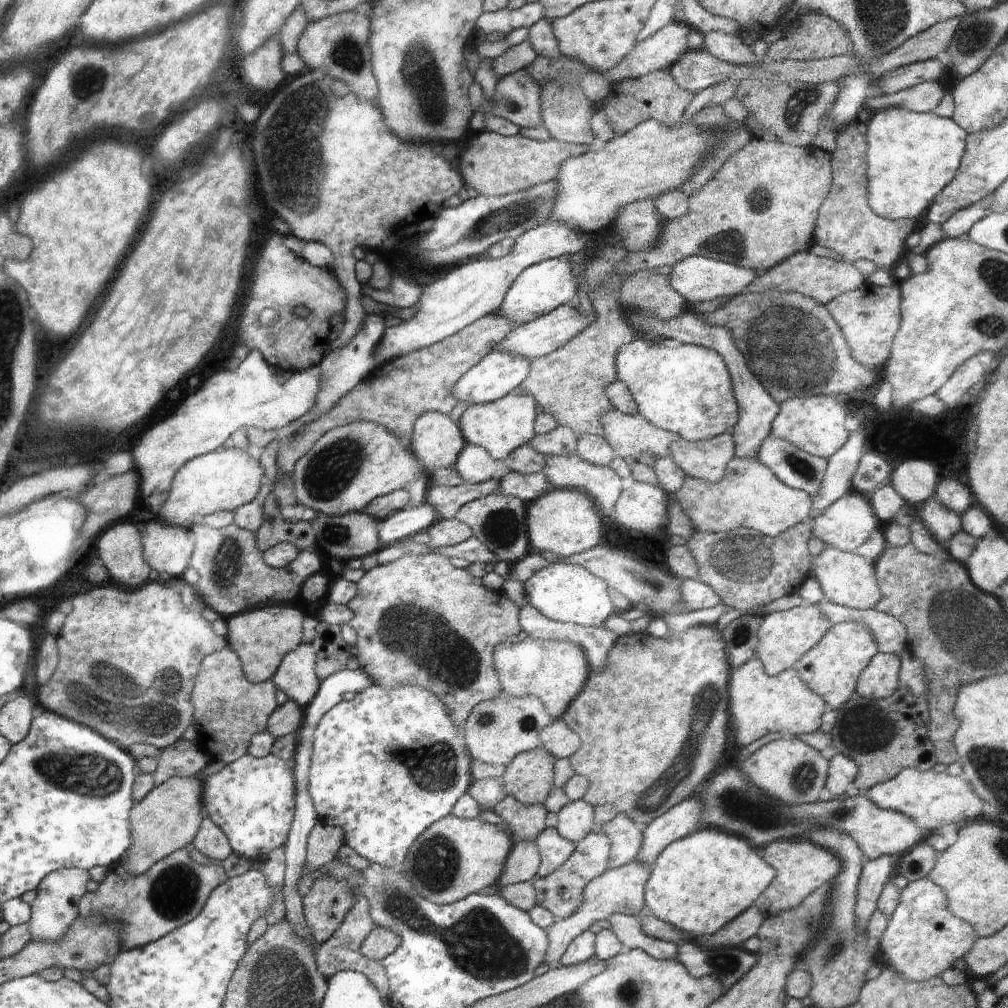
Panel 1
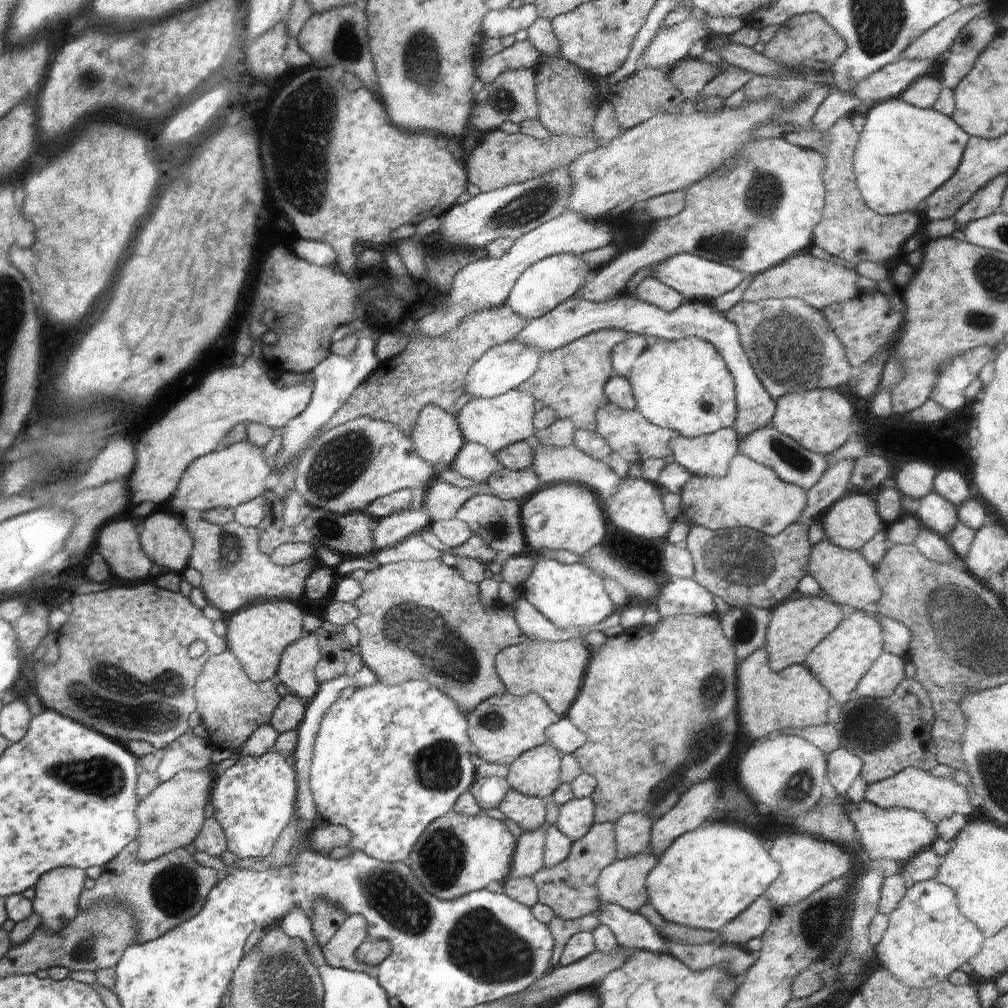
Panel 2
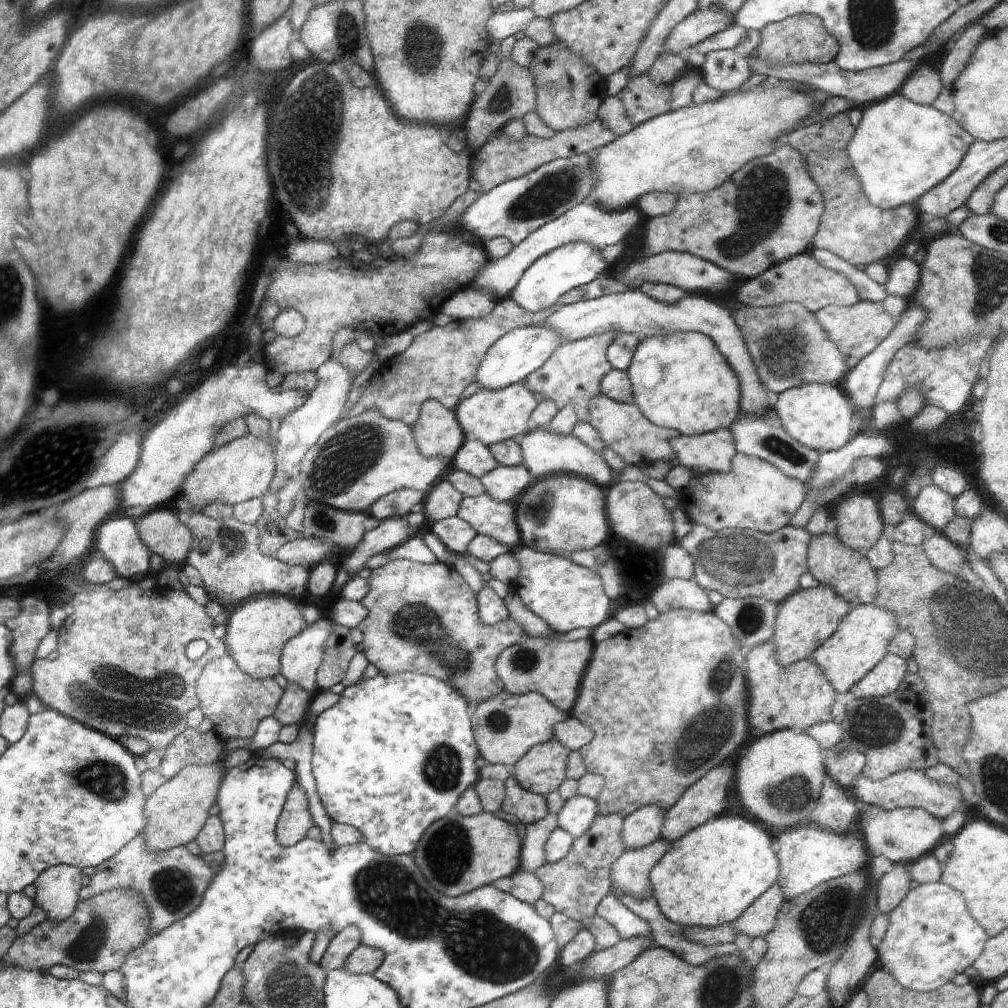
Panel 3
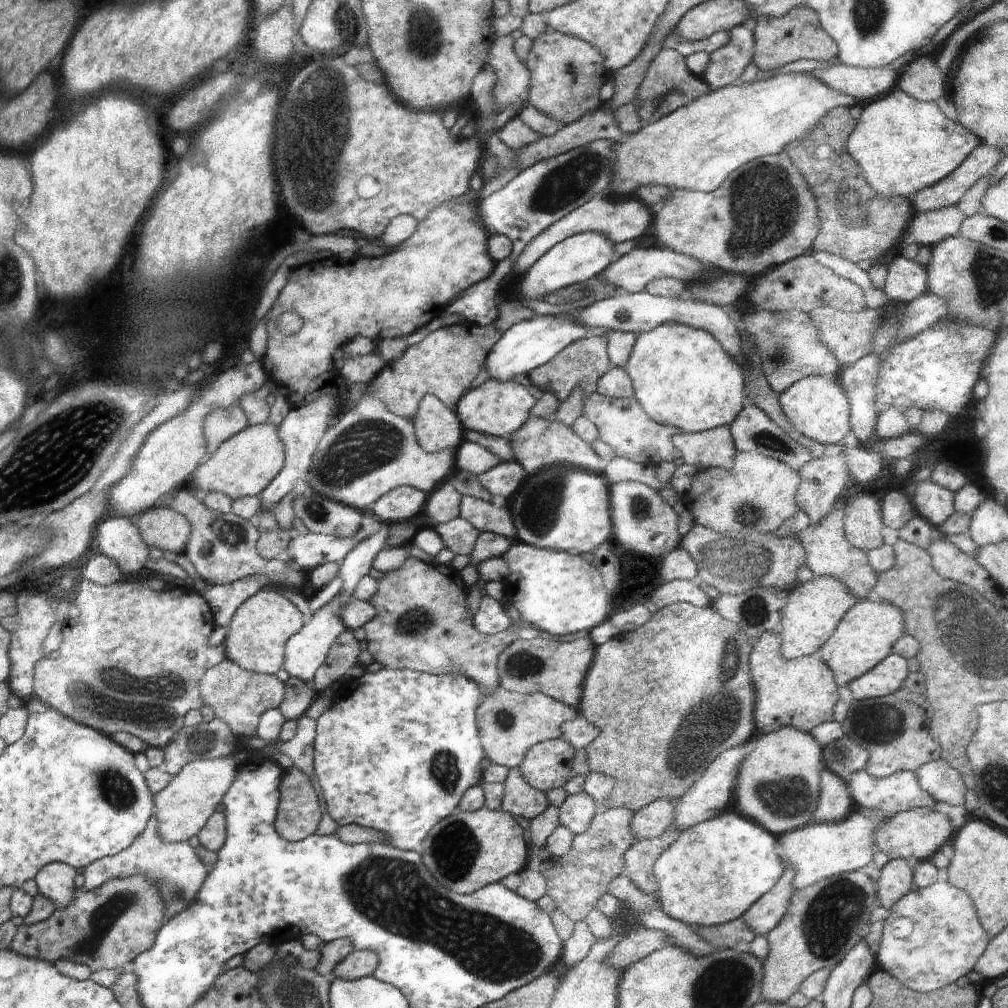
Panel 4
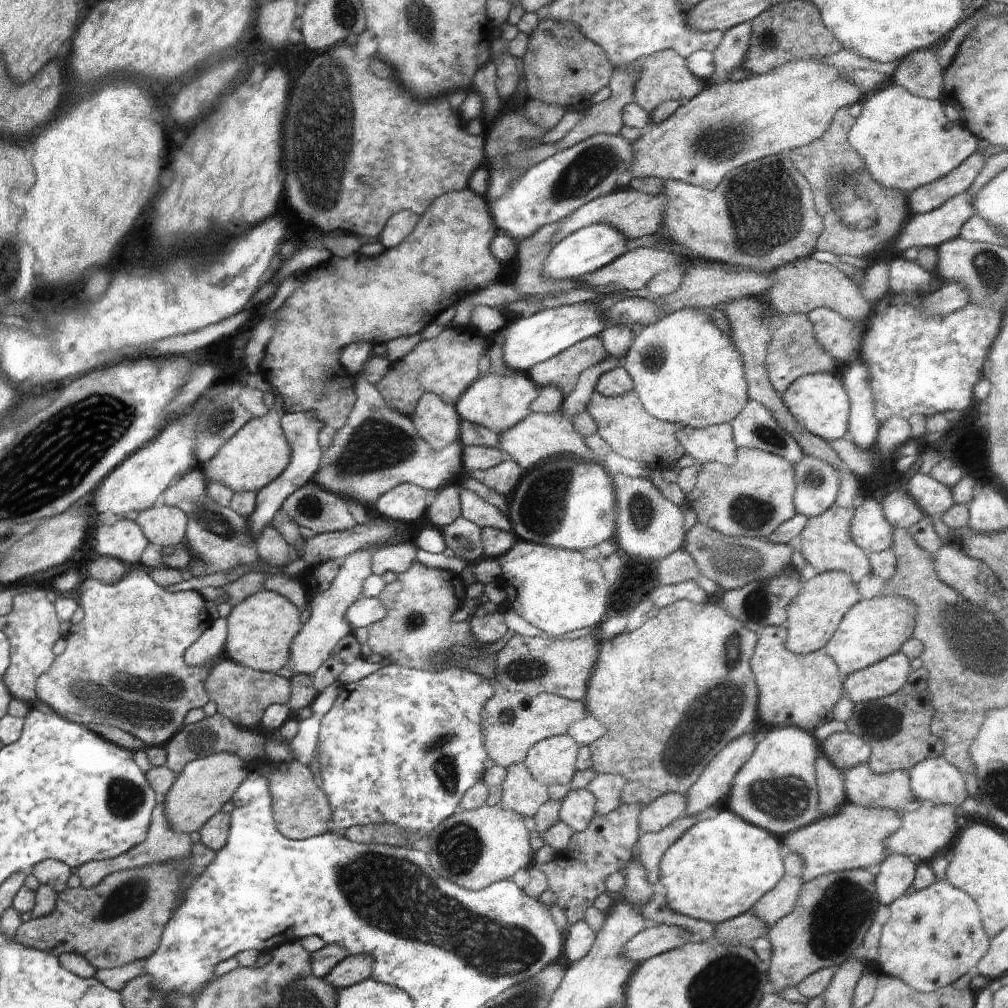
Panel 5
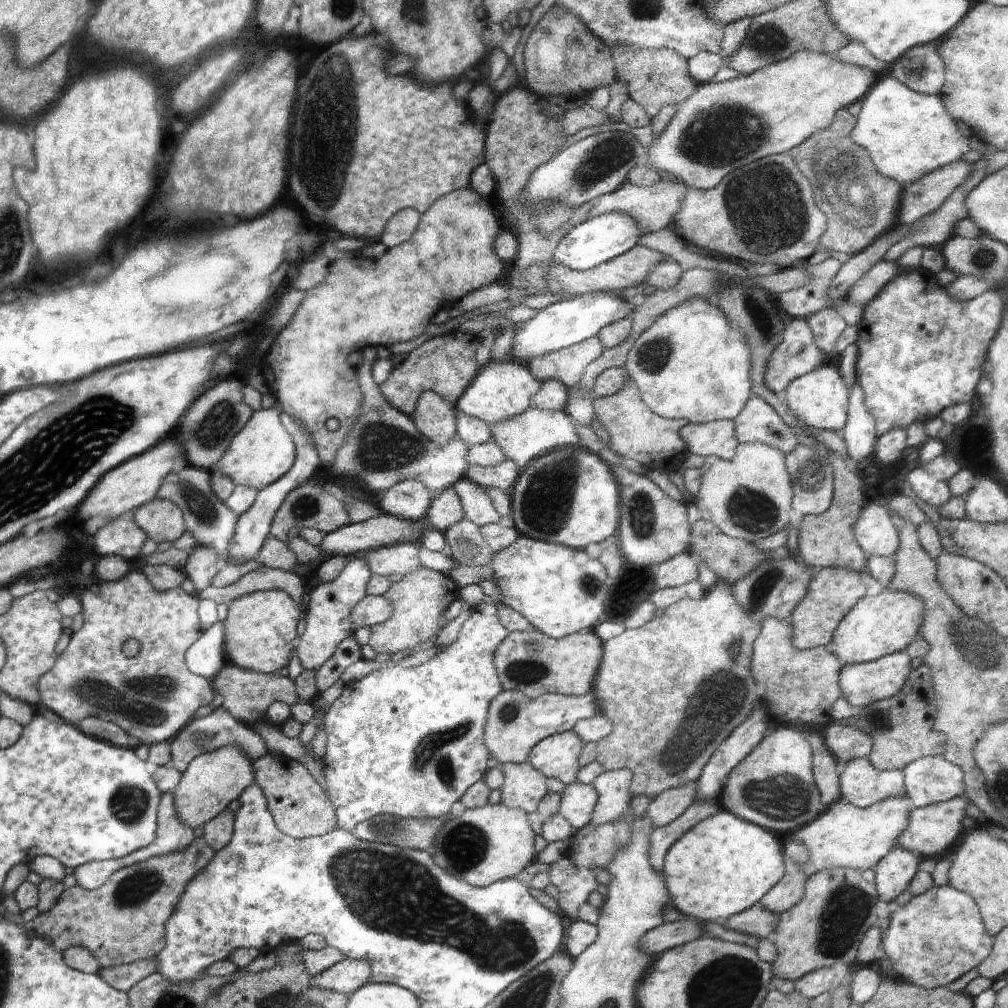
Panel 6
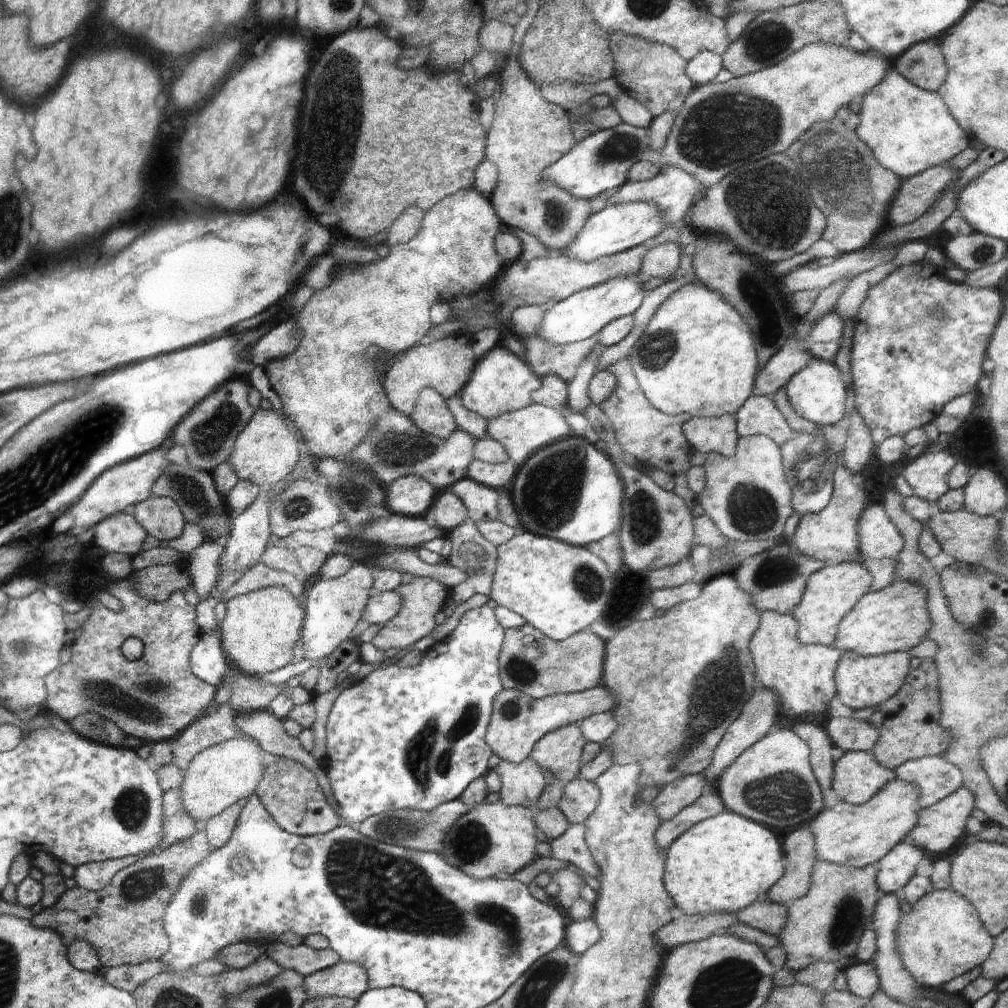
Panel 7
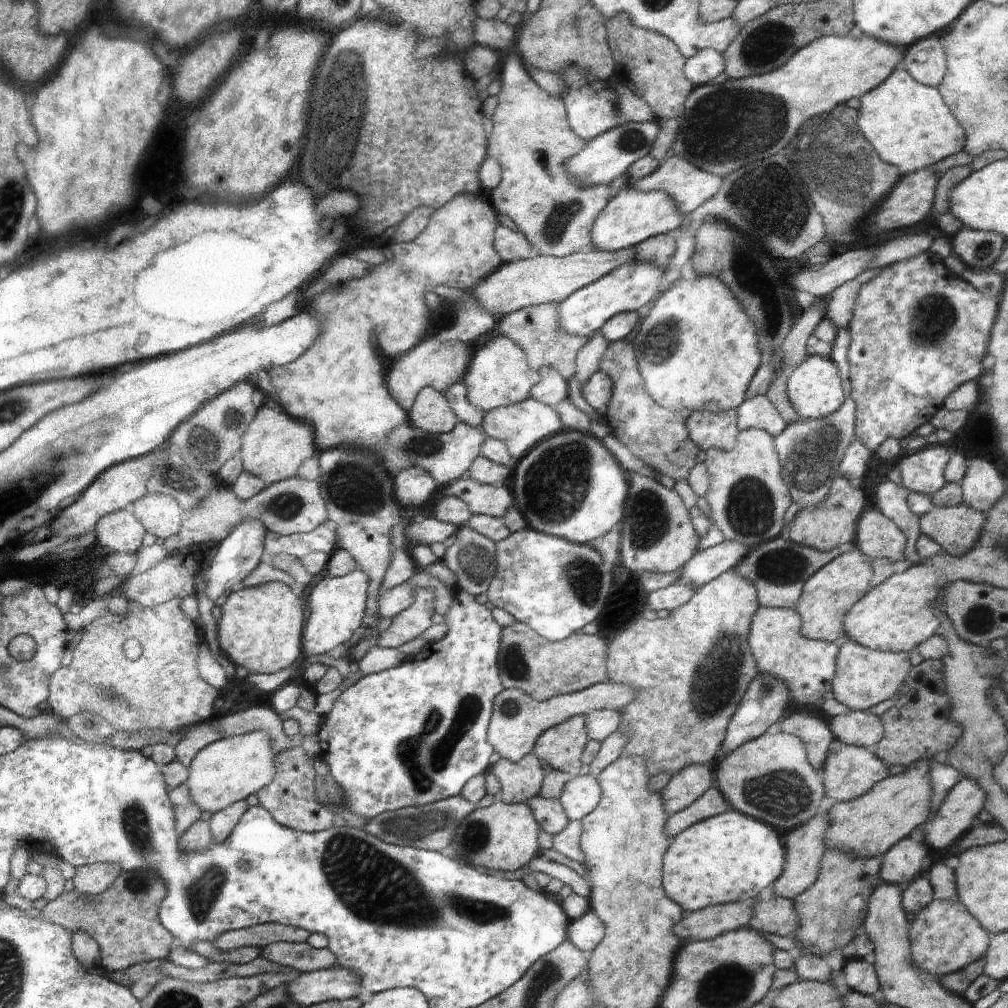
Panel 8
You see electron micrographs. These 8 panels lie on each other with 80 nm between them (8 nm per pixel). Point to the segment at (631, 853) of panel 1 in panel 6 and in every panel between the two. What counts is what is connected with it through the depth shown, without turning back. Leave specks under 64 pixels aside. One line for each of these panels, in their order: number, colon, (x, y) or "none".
2: (632, 832)
3: (642, 827)
4: (657, 817)
5: (661, 812)
6: (668, 805)

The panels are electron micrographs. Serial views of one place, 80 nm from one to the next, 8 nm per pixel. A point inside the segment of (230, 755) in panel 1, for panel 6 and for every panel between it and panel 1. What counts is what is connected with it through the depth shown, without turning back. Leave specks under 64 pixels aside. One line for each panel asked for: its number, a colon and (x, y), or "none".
2: (244, 706)
3: (236, 703)
4: (241, 698)
5: (242, 695)
6: (247, 695)

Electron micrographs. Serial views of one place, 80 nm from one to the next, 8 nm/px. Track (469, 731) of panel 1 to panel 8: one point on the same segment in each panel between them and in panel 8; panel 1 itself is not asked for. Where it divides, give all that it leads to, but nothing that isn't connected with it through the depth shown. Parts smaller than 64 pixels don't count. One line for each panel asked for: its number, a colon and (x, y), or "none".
2: (505, 726)
3: (507, 727)
4: (511, 723)
5: (515, 723)
6: (515, 723)
7: (519, 722)
8: (518, 720)

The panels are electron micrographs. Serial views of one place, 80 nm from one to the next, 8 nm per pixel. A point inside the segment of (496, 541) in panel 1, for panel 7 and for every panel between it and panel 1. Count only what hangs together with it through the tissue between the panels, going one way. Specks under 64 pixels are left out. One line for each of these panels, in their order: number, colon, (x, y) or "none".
2: (497, 521)
3: (486, 516)
4: (483, 515)
5: (474, 508)
6: (478, 507)
7: (482, 501)

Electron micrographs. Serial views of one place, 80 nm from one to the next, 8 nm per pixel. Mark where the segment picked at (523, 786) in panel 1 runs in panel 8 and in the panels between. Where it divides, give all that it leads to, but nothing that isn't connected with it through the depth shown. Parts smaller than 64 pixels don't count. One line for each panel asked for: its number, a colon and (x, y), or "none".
2: (536, 773)
3: (544, 768)
4: (549, 764)
5: (554, 760)
6: (557, 756)
7: (560, 752)
8: (562, 746)

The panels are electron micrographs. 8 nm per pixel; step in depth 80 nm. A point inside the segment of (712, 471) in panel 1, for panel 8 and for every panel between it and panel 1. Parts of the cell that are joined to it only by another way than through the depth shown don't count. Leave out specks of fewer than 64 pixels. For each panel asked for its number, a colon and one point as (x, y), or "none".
2: (710, 455)
3: (714, 451)
4: (715, 447)
5: (716, 443)
6: (717, 438)
7: (720, 434)
8: (707, 430)

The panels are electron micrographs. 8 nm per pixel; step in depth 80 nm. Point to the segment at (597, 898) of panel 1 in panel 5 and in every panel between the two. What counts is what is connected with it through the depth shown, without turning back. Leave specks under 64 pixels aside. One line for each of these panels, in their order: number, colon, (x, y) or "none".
2: (624, 883)
3: (630, 874)
4: (639, 859)
5: (650, 847)

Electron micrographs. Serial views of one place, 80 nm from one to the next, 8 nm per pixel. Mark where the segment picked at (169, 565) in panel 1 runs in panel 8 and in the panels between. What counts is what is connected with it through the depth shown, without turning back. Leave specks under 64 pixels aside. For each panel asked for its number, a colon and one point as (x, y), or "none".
2: (166, 539)
3: (170, 538)
4: (162, 527)
5: (165, 526)
6: (163, 520)
7: (162, 517)
8: (162, 515)

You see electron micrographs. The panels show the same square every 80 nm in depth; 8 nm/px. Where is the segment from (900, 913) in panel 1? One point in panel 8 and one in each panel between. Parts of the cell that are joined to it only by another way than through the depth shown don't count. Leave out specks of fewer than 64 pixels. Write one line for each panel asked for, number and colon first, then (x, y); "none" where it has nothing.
2: (927, 939)
3: (931, 937)
4: (933, 935)
5: (934, 936)
6: (938, 936)
7: (942, 937)
8: (944, 936)

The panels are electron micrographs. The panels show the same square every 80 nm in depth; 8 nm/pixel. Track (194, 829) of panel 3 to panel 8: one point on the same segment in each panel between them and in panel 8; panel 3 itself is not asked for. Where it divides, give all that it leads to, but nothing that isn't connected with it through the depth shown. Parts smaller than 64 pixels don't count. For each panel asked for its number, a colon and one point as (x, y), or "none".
4: (182, 809)
5: (204, 785)
6: (212, 780)
7: (219, 776)
8: (231, 768)

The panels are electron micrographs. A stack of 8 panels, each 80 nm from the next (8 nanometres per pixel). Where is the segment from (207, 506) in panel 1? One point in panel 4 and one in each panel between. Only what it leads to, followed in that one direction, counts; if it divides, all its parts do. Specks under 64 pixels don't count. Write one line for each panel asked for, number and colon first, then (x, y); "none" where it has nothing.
2: (227, 477)
3: (243, 469)
4: (243, 466)

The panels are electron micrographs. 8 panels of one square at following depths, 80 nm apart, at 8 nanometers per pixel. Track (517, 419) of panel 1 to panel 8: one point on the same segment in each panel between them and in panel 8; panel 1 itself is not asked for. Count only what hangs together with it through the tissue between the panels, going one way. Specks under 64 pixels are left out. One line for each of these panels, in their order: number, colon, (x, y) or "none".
2: (496, 422)
3: (491, 416)
4: (497, 408)
5: (497, 401)
6: (502, 389)
7: (501, 382)
8: (499, 375)

